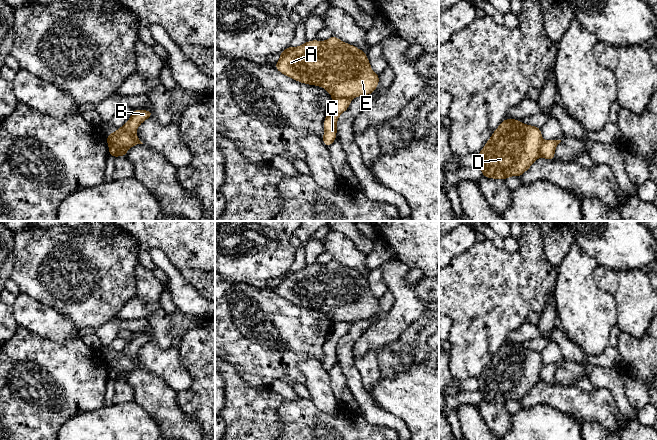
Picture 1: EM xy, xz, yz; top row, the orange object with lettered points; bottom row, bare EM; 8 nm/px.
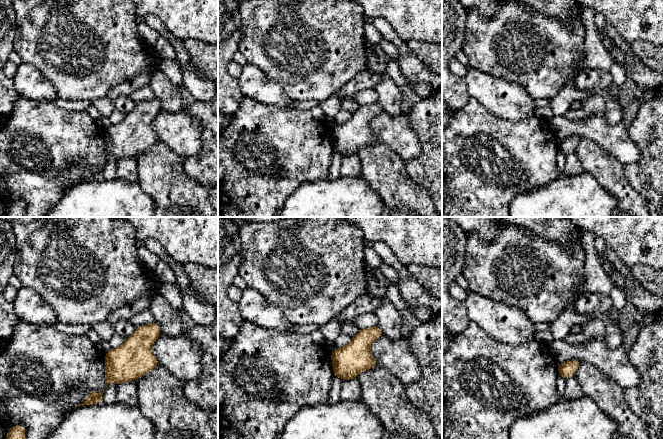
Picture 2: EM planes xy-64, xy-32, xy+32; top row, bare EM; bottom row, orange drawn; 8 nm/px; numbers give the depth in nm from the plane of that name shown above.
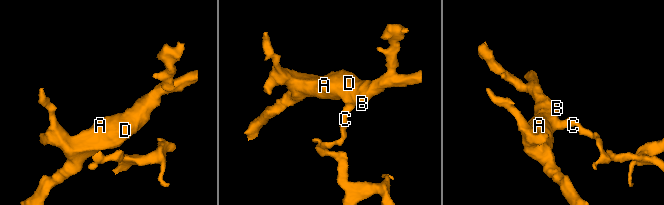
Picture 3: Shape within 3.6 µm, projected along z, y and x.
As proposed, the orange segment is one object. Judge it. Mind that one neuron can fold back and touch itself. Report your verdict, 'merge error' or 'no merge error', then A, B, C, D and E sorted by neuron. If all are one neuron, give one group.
merge error; groups A B D E / C

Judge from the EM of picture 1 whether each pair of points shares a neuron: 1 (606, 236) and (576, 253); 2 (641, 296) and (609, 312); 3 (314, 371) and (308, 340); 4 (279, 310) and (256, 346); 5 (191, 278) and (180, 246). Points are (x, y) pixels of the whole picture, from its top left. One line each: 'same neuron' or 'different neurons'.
1: different neurons
2: different neurons
3: different neurons
4: same neuron
5: different neurons

